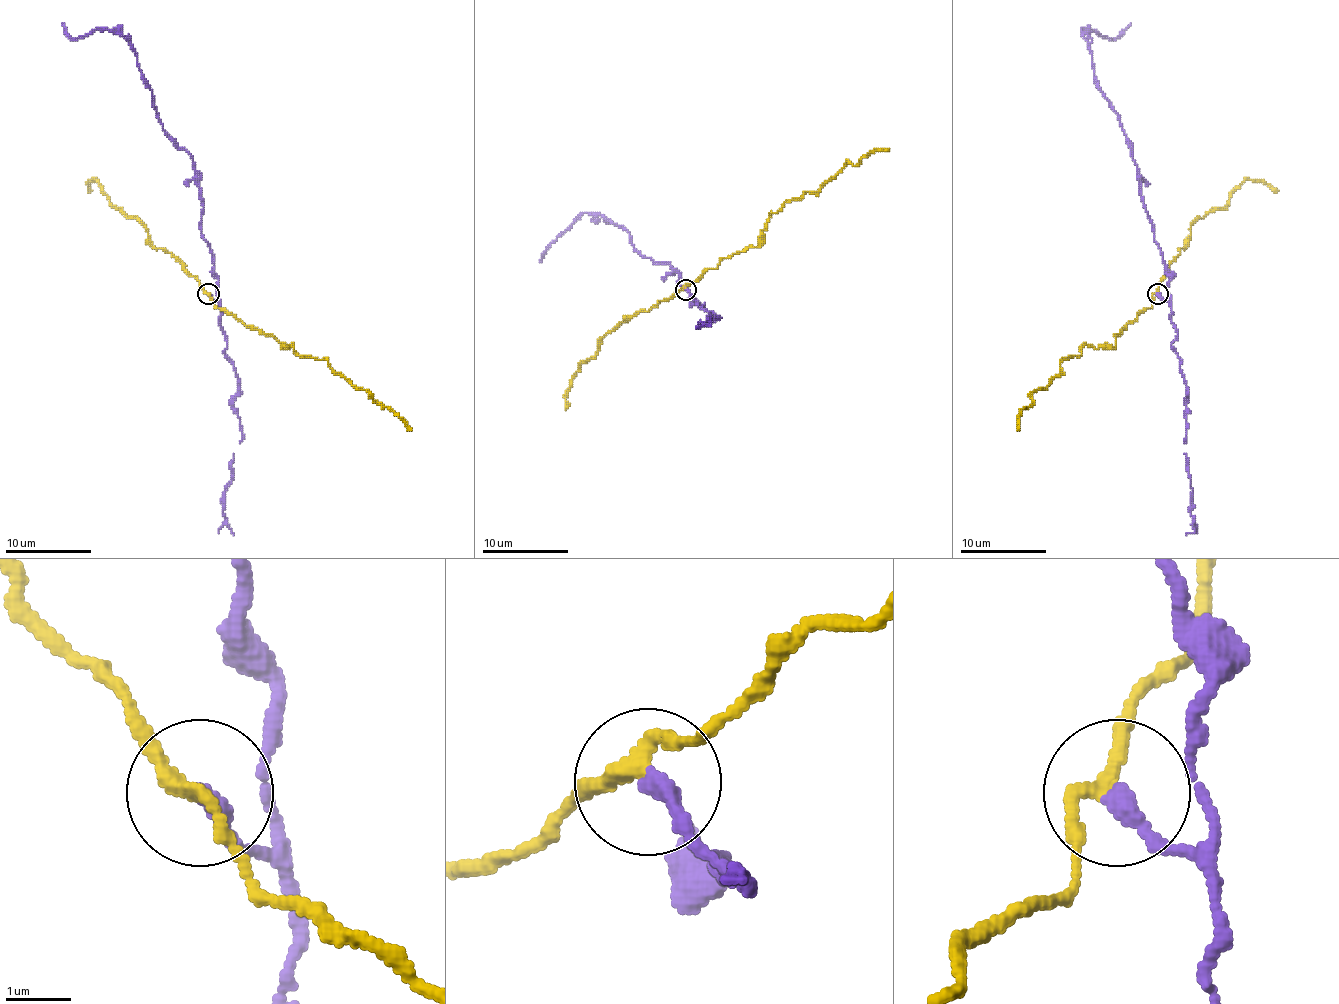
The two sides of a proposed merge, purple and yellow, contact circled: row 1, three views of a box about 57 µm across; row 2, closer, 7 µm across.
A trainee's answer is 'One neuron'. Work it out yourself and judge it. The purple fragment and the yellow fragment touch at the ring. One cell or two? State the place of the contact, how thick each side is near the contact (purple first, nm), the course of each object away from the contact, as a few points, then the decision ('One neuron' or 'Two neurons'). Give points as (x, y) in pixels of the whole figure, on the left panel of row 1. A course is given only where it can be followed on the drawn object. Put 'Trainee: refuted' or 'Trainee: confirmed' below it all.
Place: (208, 293). Thickness 300 nm (purple) against 220 nm. Course of purple: (208, 293), (218, 299), (199, 175), (163, 128), (135, 49), (105, 29), (73, 38), (62, 23). Course of yellow: (208, 293), (218, 308), (270, 334), (283, 347), (291, 344), (300, 355), (325, 359), (394, 411), (411, 430). Two neurons
Trainee: refuted

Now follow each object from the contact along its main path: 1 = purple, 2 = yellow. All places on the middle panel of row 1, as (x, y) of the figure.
1: (685, 290), (696, 300), (668, 264), (640, 253), (621, 225), (599, 215), (582, 213), (539, 262)
2: (685, 288), (724, 258), (760, 245), (769, 217), (818, 191), (846, 163), (854, 165), (871, 153), (889, 148)

